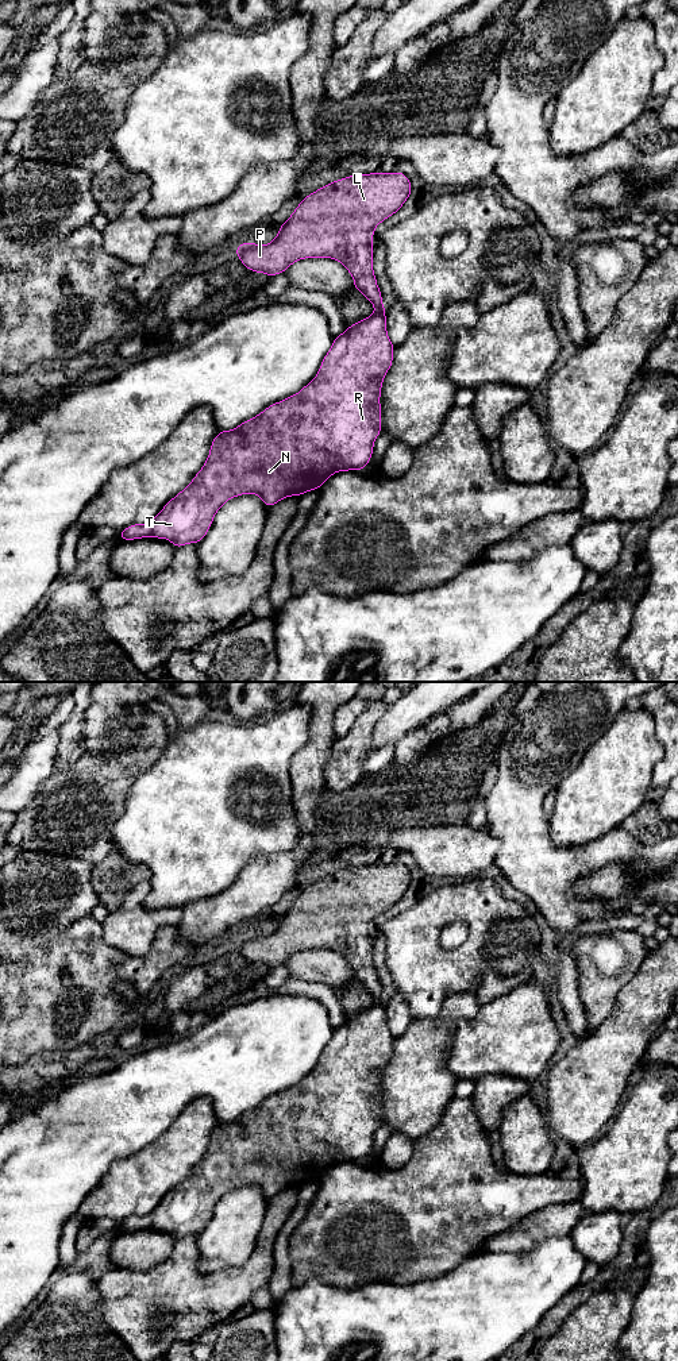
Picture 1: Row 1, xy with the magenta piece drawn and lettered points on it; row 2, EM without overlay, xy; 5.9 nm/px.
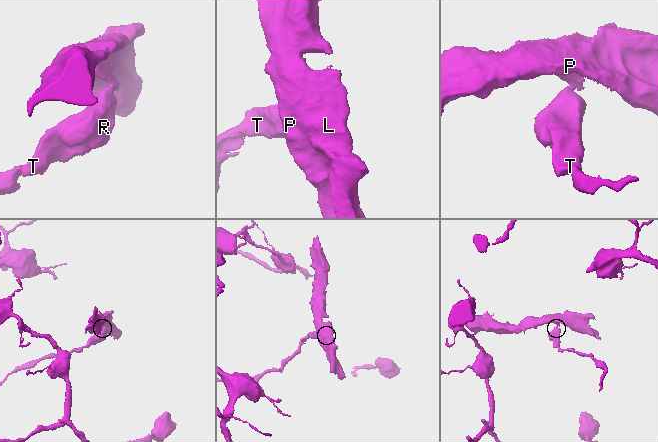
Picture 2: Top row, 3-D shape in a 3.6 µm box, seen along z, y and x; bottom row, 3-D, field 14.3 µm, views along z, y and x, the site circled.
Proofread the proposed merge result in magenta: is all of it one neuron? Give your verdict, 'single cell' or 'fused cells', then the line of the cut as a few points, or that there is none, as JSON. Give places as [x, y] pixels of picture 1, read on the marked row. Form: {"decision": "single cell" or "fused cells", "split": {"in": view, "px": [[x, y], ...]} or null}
{"decision": "fused cells", "split": {"in": "xy", "px": [[376, 311], [384, 315]]}}

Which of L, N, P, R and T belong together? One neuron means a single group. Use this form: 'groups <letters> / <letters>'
groups L P / N R T

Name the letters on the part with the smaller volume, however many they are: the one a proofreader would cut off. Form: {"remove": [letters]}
{"remove": ["L", "P"]}

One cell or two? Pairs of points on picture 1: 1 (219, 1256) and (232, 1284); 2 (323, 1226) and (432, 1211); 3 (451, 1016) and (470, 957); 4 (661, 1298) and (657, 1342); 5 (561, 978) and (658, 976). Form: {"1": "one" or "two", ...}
{"1": "two", "2": "one", "3": "two", "4": "one", "5": "two"}

